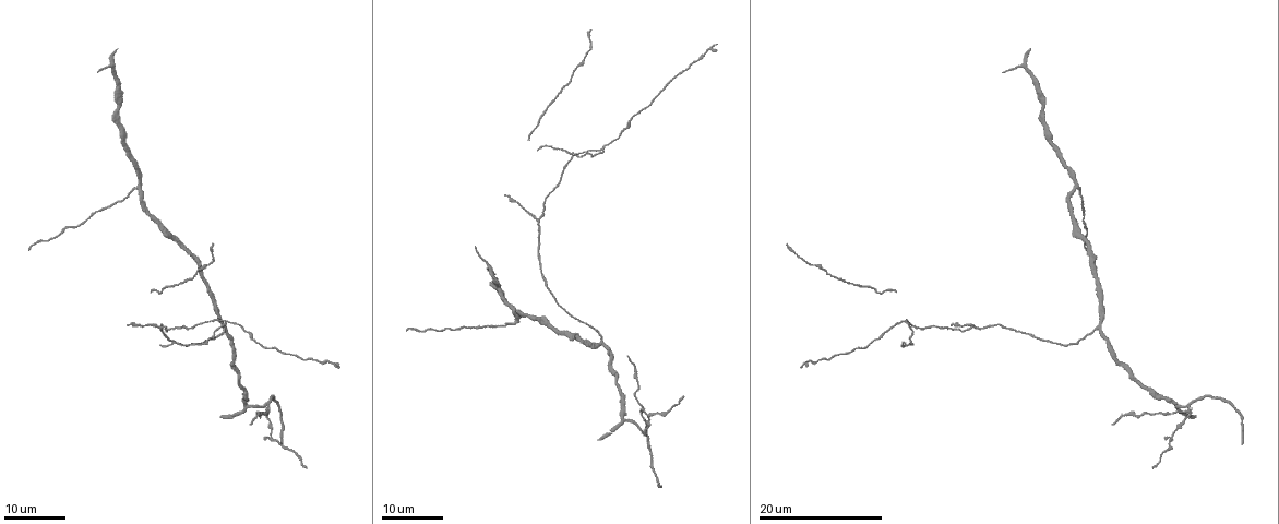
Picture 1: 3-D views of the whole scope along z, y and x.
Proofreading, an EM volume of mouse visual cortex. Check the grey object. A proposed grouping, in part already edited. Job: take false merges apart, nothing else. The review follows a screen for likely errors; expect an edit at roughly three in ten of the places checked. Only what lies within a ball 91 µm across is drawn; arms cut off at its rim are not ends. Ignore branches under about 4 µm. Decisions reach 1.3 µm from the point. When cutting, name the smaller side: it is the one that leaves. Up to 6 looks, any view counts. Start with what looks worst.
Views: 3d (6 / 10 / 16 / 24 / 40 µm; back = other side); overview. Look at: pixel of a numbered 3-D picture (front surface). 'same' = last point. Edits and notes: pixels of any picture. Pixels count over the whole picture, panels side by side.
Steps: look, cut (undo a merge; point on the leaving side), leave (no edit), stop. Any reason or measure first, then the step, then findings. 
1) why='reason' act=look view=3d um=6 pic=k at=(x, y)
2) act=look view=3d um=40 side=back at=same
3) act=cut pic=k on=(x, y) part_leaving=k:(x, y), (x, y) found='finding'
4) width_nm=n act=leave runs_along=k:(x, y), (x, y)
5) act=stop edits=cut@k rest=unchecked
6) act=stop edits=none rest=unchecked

why='arms part here' act=look view=3d um=24 pic=1 at=(1190, 404)

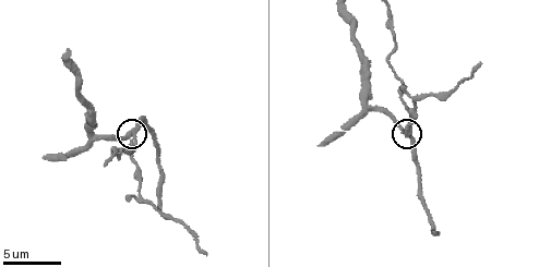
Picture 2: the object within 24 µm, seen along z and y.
act=look view=3d um=10 pic=2 at=(136, 135)

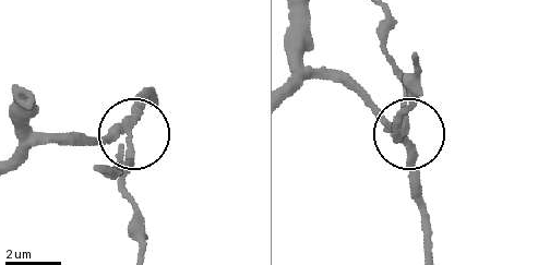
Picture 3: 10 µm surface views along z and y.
side_arm_um=15 act=cut pic=3 on=(129, 169) part_leaving=3:(128, 131), (122, 184), (134, 205), (139, 248) found='a second neuron is stuck on'

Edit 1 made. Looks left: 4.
why='a fork' act=look view=3d um=16 pic=1 at=(160, 328)

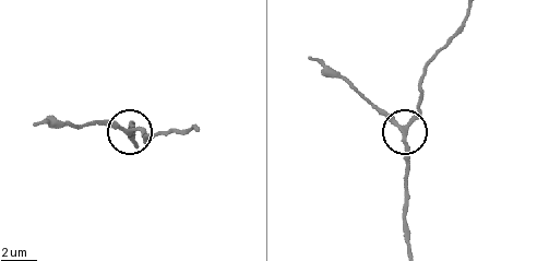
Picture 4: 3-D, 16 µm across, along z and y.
act=look view=3d um=10 pic=4 at=(407, 128)

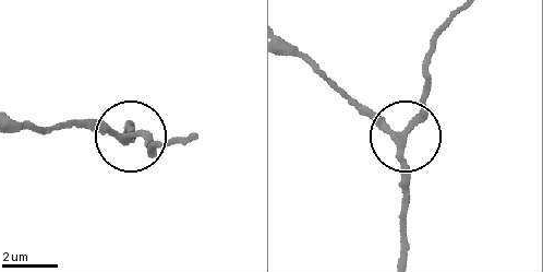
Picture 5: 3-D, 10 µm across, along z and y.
why='from behind' act=look view=3d um=10 side=back pic=5 at=(127, 134)

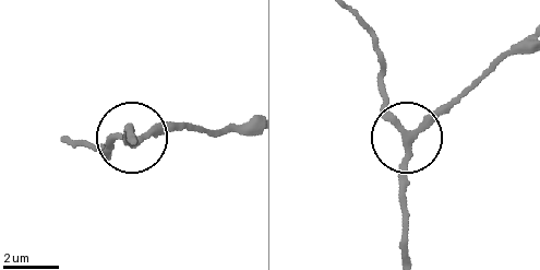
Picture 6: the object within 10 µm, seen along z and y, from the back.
width_nm=230 act=leave found='all the same neuron'

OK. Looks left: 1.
act=stop edits=cut@3 rest=unchecked

